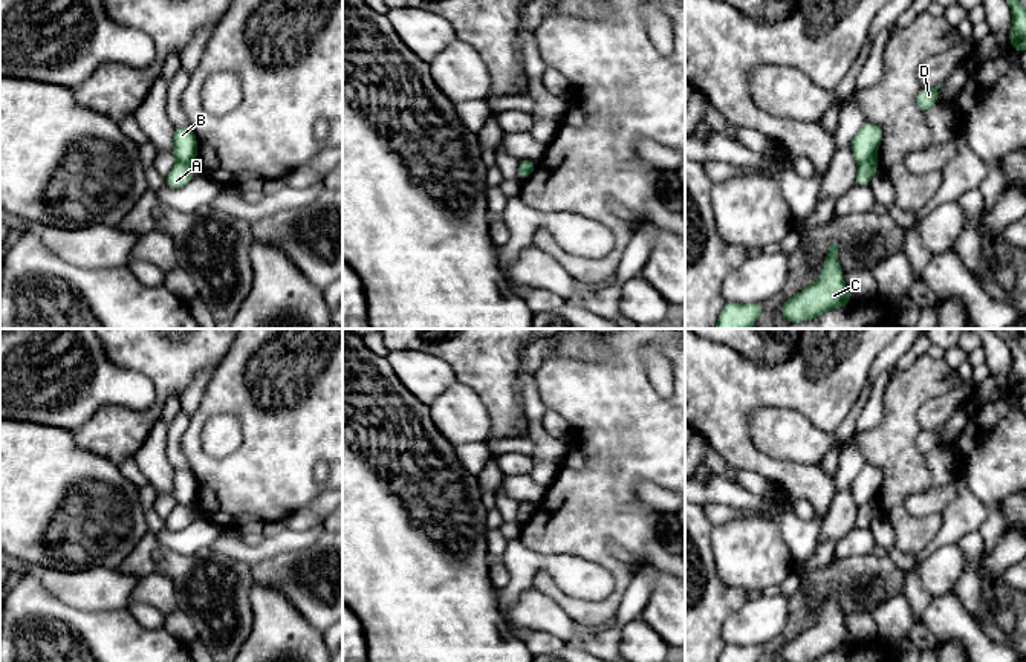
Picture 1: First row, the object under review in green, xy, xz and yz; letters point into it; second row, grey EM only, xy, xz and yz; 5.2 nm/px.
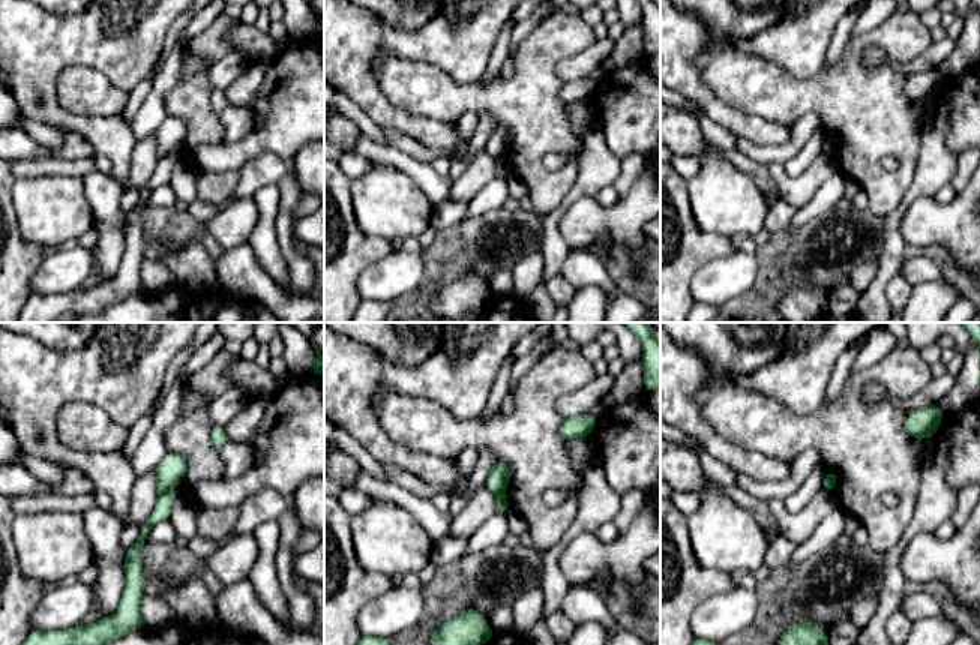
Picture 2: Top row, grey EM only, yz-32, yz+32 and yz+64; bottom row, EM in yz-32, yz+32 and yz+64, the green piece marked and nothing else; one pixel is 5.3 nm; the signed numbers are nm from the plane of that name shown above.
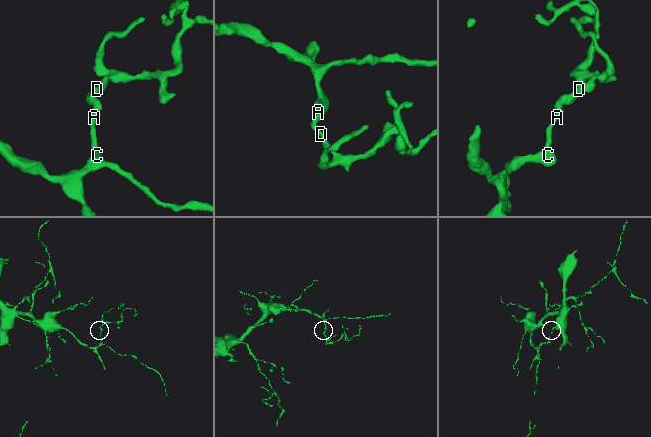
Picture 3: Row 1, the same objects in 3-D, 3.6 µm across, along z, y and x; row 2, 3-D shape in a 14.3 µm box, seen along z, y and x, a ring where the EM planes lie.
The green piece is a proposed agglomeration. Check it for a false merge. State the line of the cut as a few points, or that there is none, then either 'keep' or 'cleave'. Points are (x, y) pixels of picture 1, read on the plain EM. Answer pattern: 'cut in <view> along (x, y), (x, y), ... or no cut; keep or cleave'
cut in yz along (875, 497), (858, 506); cleave

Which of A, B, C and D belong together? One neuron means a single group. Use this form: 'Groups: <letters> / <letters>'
Groups: A C / B D

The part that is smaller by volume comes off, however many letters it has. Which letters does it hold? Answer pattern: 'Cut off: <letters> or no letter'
Cut off: B, D

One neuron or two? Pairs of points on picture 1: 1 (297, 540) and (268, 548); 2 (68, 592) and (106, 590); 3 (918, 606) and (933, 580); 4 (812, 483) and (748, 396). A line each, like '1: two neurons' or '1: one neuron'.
1: one neuron
2: one neuron
3: two neurons
4: one neuron

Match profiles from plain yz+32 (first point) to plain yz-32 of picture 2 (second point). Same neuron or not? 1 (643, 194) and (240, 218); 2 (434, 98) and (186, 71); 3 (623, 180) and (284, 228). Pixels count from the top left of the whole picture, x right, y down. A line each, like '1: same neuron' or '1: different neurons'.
1: same neuron
2: different neurons
3: same neuron

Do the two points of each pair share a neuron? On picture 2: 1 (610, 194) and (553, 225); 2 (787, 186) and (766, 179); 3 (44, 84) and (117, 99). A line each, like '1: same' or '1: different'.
1: different
2: different
3: different

